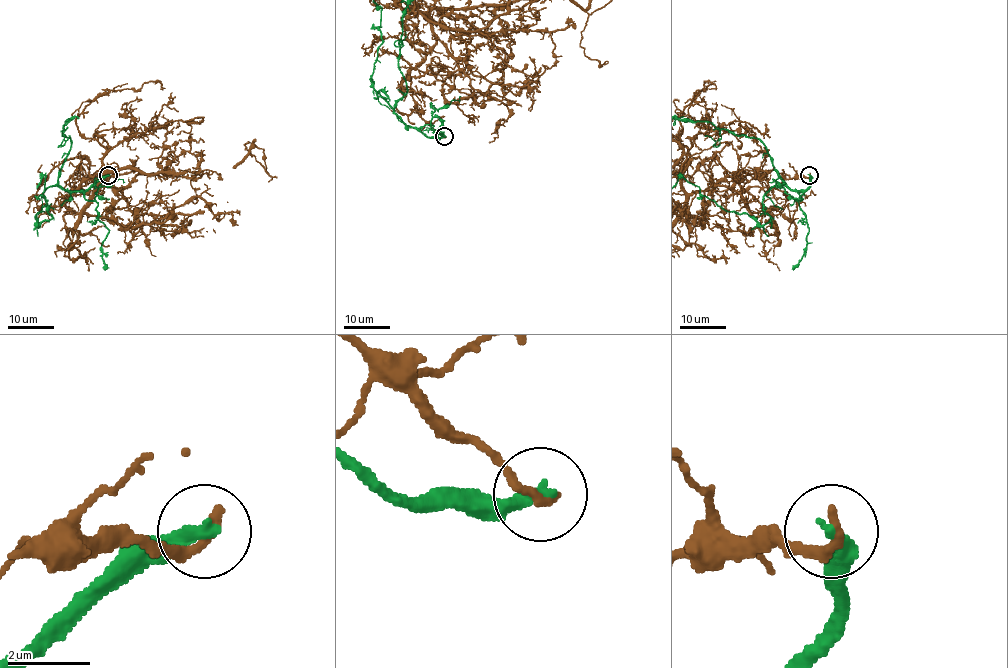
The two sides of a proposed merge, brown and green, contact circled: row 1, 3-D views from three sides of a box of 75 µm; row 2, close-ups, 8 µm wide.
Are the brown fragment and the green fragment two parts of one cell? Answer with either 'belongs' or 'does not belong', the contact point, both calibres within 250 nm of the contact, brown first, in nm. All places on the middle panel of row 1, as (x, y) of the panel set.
does not belong; at (444, 136); 280 nm thick on the brown side, 360 nm on the other

